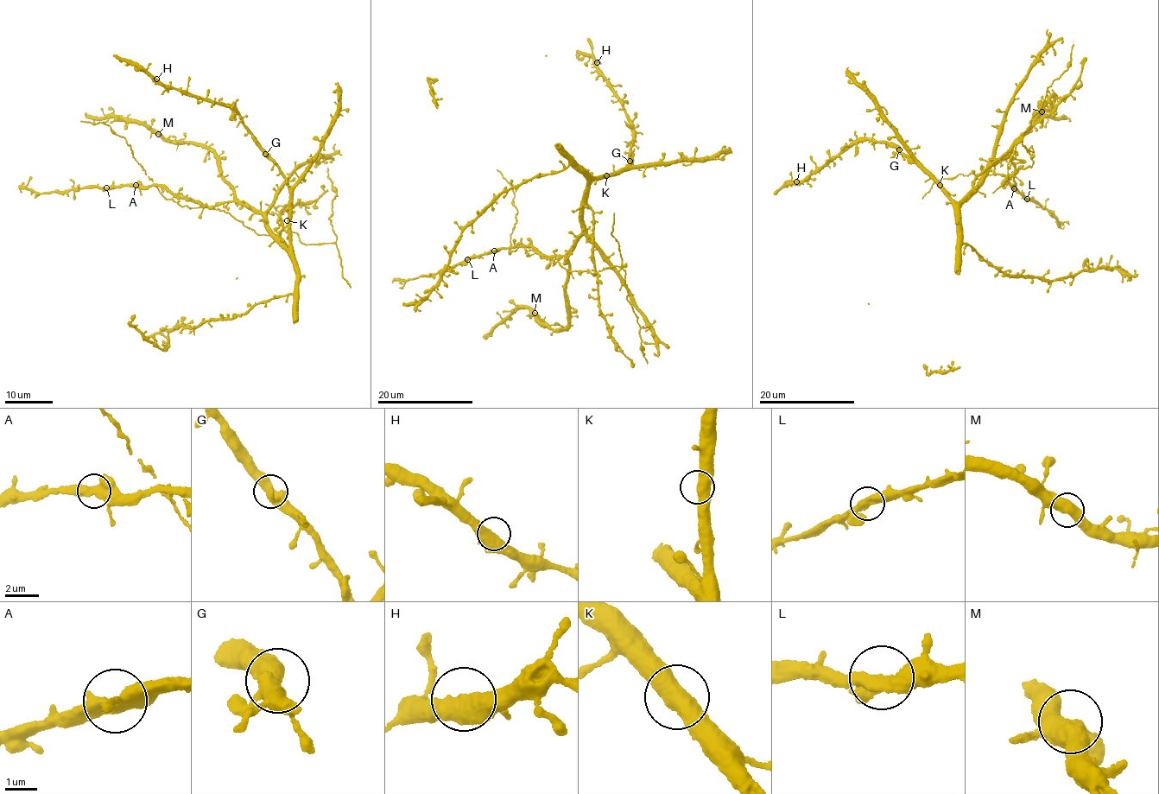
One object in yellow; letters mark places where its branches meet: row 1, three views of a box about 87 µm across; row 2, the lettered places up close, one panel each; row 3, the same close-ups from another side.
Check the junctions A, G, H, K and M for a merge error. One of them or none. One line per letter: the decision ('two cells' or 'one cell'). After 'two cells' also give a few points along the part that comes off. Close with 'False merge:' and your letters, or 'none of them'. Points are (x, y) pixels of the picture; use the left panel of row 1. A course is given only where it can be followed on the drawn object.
A: one cell
G: one cell
H: one cell
K: one cell
M: one cell
False merge: none of them

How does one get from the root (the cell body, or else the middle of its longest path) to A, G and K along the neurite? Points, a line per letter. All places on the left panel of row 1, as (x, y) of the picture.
A: (264, 226), (263, 216), (240, 203), (233, 201), (208, 206), (177, 198), (157, 185), (140, 188), (136, 185)
G: (264, 226), (272, 238), (288, 248), (288, 185), (279, 166), (265, 154)
K: (264, 226), (272, 238), (288, 248), (287, 220)

